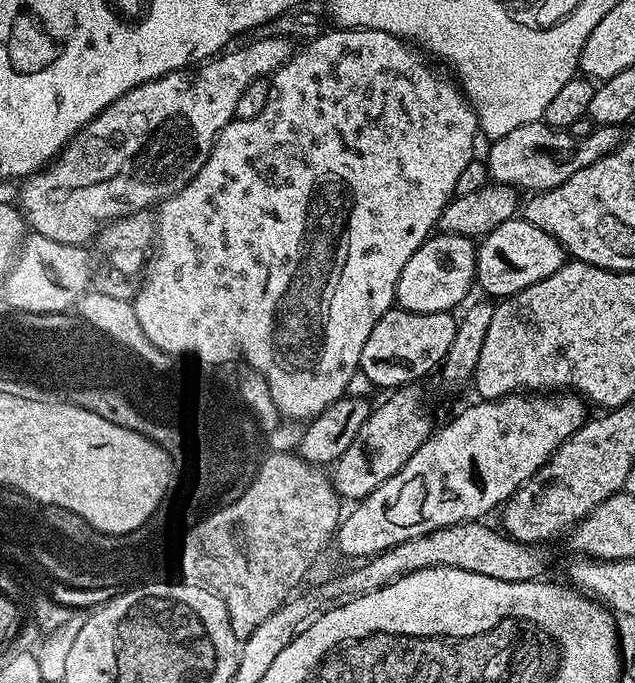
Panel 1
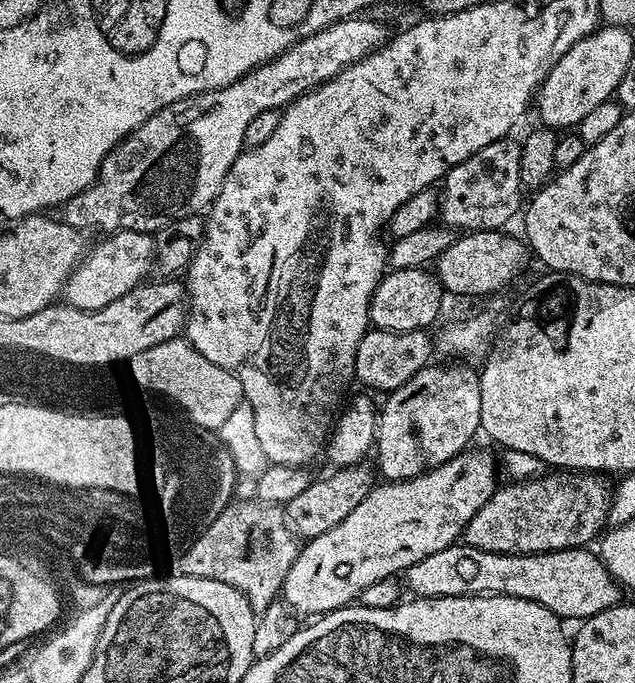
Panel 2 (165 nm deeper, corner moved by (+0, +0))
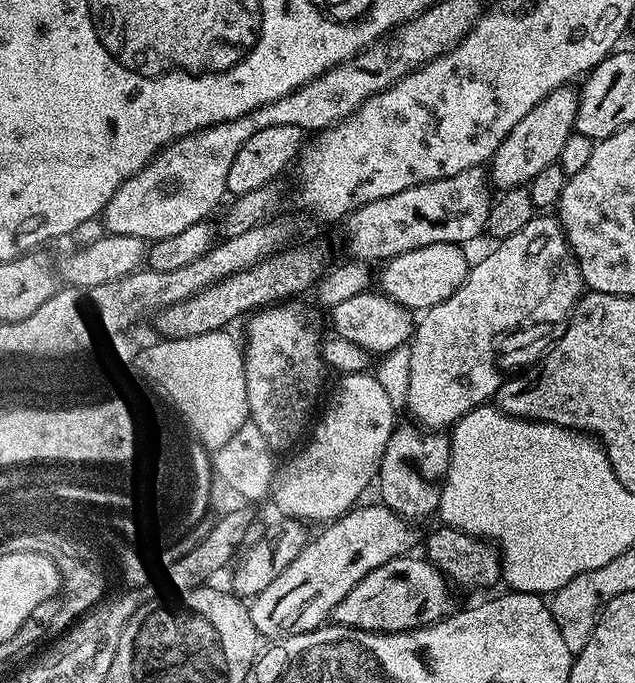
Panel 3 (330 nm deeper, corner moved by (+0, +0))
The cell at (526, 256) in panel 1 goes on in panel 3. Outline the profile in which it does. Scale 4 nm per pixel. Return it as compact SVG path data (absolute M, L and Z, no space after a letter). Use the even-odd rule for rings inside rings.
M438 242L434 246L422 246L418 250L393 256L378 272L378 288L385 296L409 310L427 310L446 302L466 278L470 260L464 257L465 249L458 244Z

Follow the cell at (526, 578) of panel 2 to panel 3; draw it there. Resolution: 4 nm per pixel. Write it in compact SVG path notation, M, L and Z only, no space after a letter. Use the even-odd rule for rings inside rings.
M416 554L399 556L366 574L362 582L338 602L331 619L337 624L361 628L367 632L408 632L411 628L424 628L441 619L440 607L448 596L449 581L427 558L419 560Z

